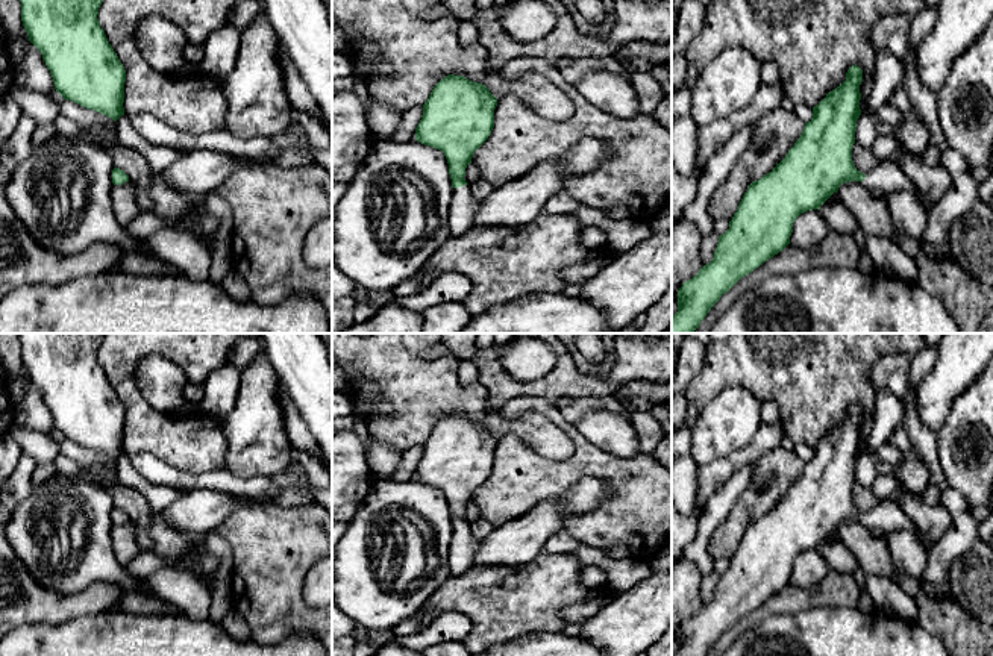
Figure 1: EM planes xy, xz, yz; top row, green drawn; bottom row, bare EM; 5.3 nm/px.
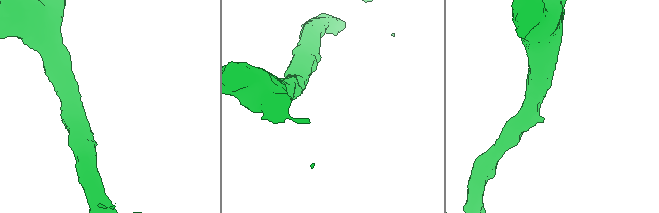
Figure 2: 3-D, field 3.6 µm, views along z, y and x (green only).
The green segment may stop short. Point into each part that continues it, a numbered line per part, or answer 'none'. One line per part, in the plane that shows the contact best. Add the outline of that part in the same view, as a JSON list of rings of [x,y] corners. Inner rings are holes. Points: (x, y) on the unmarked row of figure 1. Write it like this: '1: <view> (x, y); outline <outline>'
1: xz (463, 546); outline [[[470,524],[452,527],[452,541],[449,547],[449,567],[452,576],[459,576],[473,565],[473,558],[481,542],[482,541],[473,538]]]

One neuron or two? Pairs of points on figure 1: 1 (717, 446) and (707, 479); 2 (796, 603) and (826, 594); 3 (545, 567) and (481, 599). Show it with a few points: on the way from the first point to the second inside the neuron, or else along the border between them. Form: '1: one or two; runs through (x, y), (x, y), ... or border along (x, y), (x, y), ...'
1: two; border along (745, 444), (698, 468)
2: one; runs through (804, 597), (819, 596)
3: one; runs through (529, 582), (513, 599), (496, 599)

